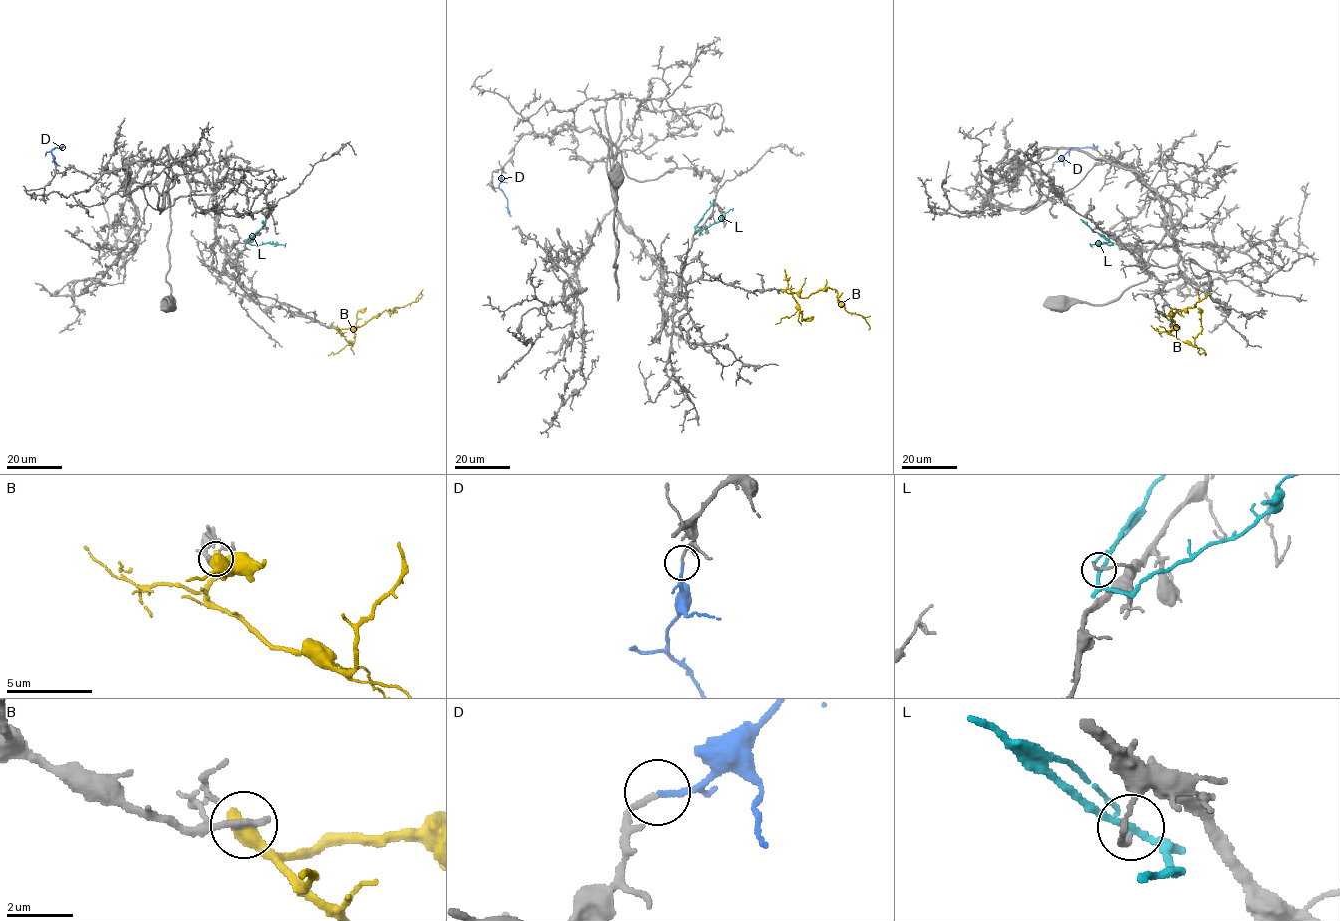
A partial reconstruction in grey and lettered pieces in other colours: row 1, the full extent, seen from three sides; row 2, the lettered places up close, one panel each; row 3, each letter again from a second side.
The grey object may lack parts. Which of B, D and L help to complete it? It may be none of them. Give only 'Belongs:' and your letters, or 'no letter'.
Belongs: D

